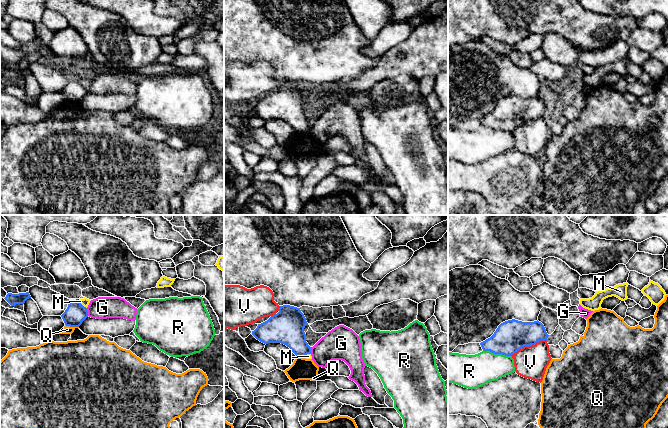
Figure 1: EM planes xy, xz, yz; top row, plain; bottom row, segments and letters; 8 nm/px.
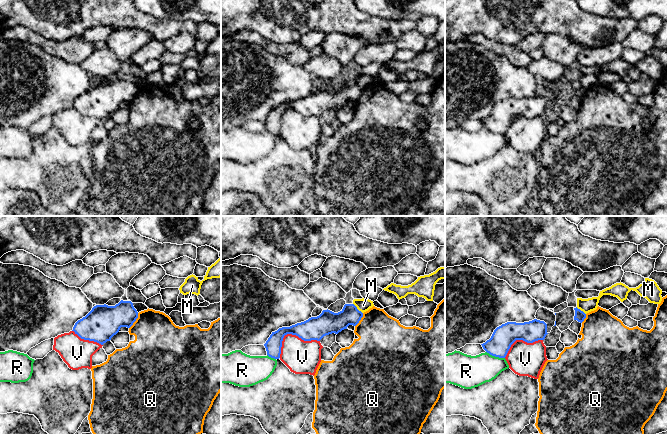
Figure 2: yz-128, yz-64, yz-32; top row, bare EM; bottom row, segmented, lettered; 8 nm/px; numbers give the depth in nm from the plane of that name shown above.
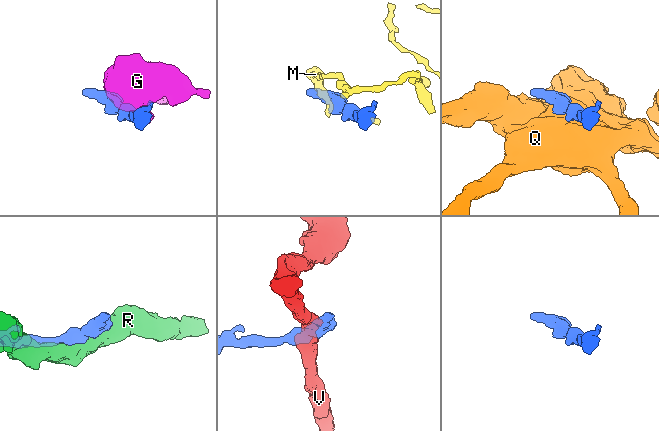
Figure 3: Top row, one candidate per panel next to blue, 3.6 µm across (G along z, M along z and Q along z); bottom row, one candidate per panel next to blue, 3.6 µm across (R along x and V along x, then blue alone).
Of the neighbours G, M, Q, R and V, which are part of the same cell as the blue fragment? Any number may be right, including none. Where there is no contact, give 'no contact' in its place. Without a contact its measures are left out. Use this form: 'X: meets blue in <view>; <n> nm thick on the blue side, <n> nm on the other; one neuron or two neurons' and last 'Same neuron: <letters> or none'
G: meets blue in xy; 170 nm thick on the blue side, 180 nm on the other; two neurons
M: meets blue in xy; 170 nm thick on the blue side, 70 nm on the other; two neurons
Q: meets blue in xy; 170 nm thick on the blue side, 60 nm on the other; two neurons
R: meets blue in yz; 260 nm thick on the blue side, 280 nm on the other; two neurons
V: meets blue in yz; 260 nm thick on the blue side, 260 nm on the other; two neurons
Same neuron: none

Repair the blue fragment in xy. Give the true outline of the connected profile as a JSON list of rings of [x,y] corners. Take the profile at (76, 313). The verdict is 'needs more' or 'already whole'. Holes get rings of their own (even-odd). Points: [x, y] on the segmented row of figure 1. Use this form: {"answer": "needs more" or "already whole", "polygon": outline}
{"answer": "already whole", "polygon": [[[70,300],[67,309],[61,317],[66,326],[79,327],[88,317],[88,311],[80,302]]]}

